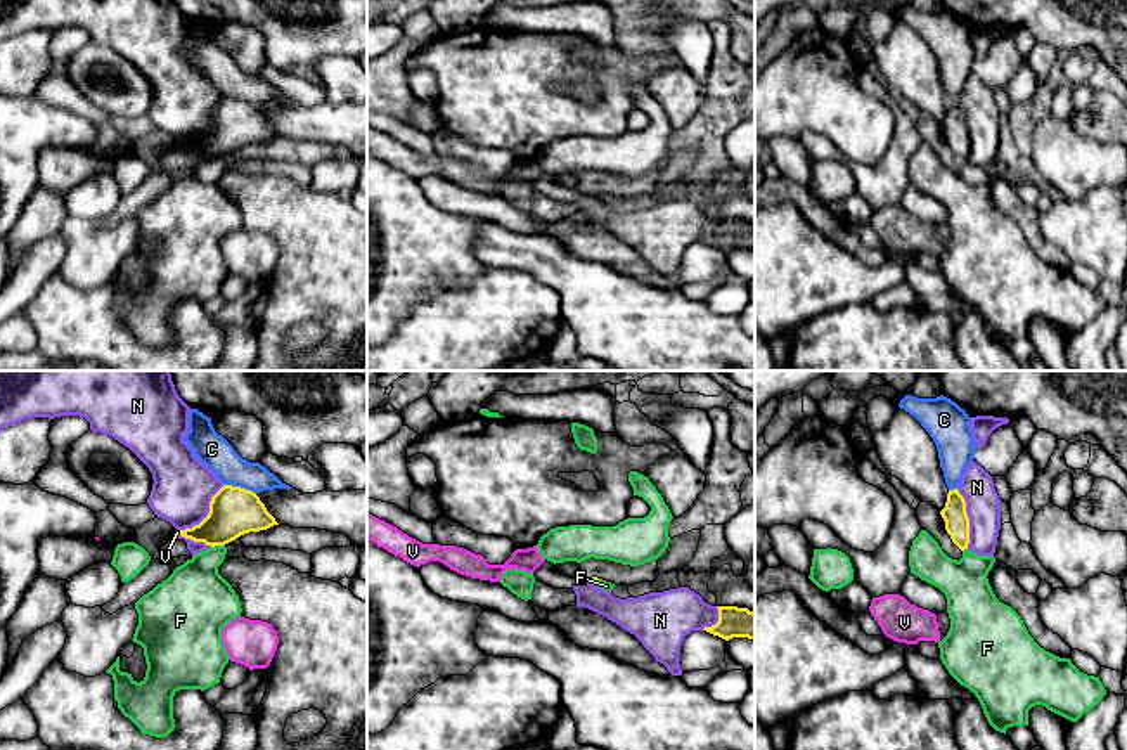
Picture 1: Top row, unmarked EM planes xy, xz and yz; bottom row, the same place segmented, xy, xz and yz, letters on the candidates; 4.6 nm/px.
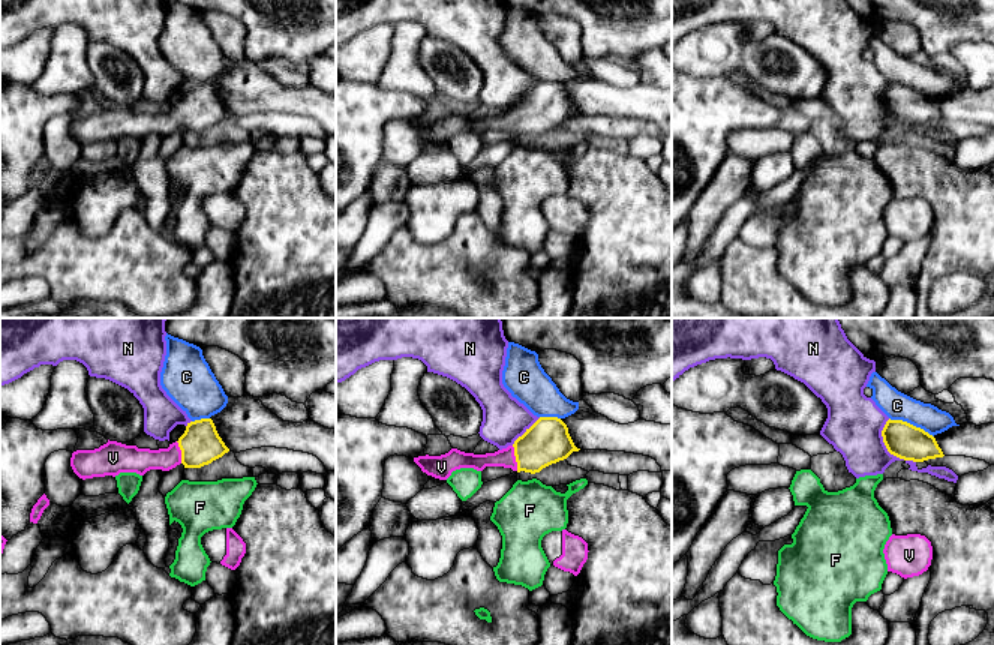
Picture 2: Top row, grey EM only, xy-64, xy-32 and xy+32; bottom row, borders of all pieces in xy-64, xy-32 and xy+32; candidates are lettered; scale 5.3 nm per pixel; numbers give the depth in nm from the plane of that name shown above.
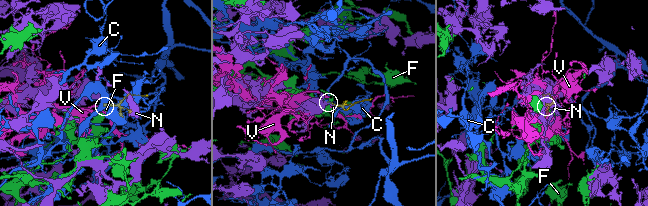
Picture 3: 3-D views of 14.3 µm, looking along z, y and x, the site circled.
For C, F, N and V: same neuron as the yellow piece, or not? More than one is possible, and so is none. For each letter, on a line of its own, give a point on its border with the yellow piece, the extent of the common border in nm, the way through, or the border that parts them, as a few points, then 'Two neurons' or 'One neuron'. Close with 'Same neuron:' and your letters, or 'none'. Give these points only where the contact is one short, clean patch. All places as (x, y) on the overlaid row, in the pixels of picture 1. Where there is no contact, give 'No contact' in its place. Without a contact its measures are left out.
C: Touches yellow at xy (239, 487). Shared border 160 nm. Two neurons
F: Touches yellow at xy (217, 544). Shared border 70 nm. Boundary: xy (224, 544), (212, 548). Two neurons
N: Touches yellow at yz (968, 518). Shared border 280 nm. Two neurons
V: Touches yellow at xy (180, 534). Shared border 30 nm. Path across: xy (231, 515), (213, 530), (180, 534), (177, 532). One neuron
Same neuron: V

